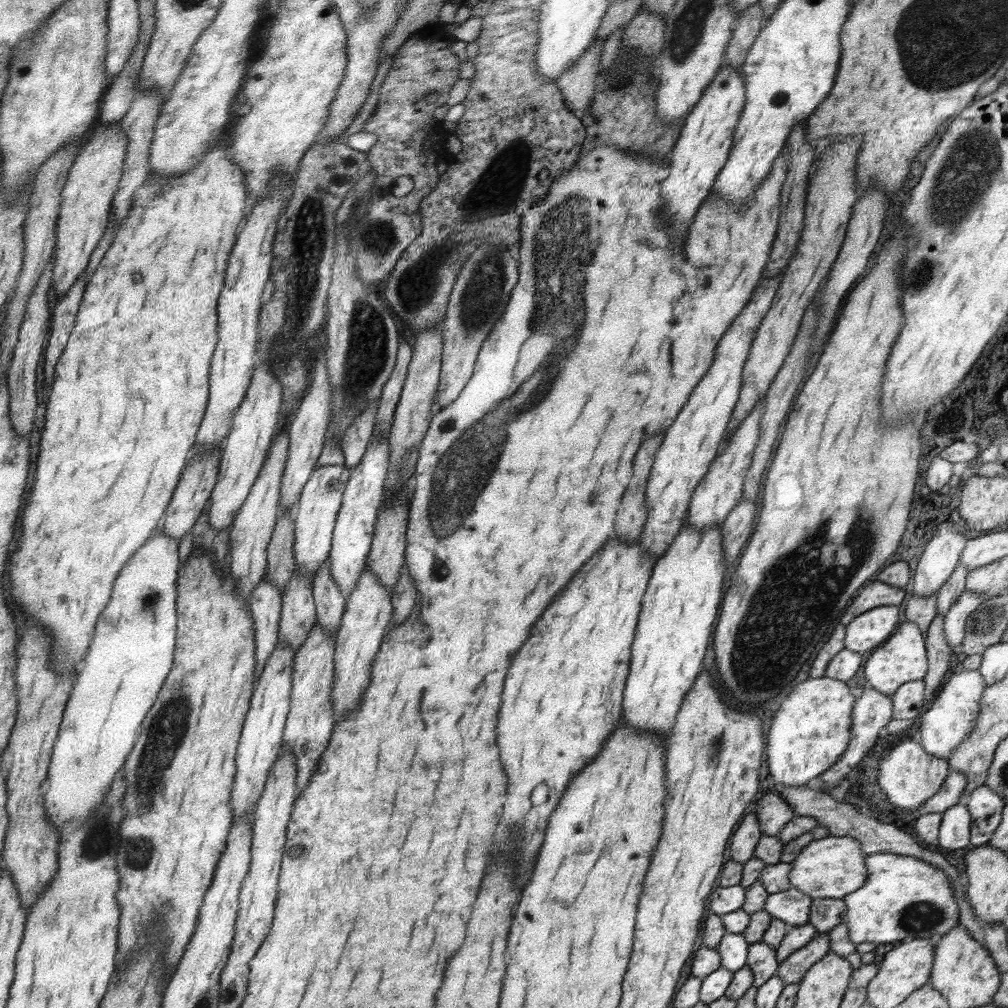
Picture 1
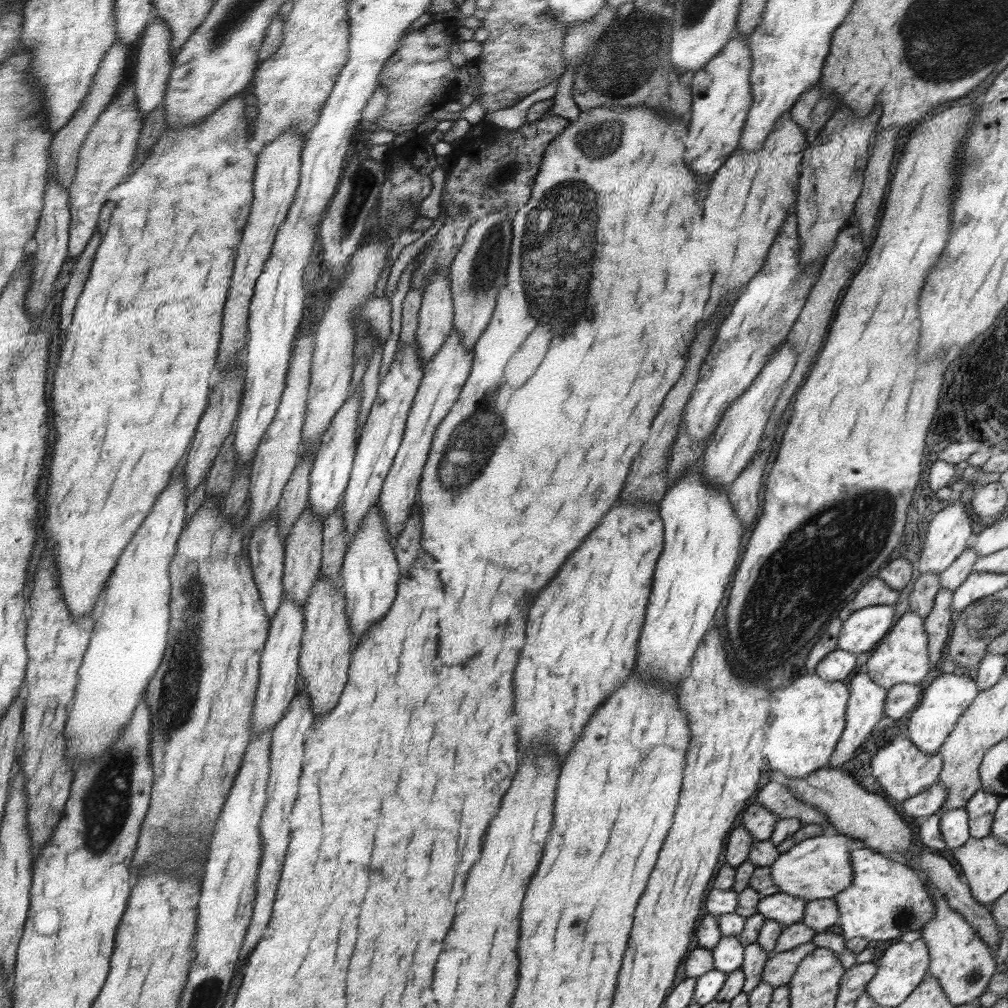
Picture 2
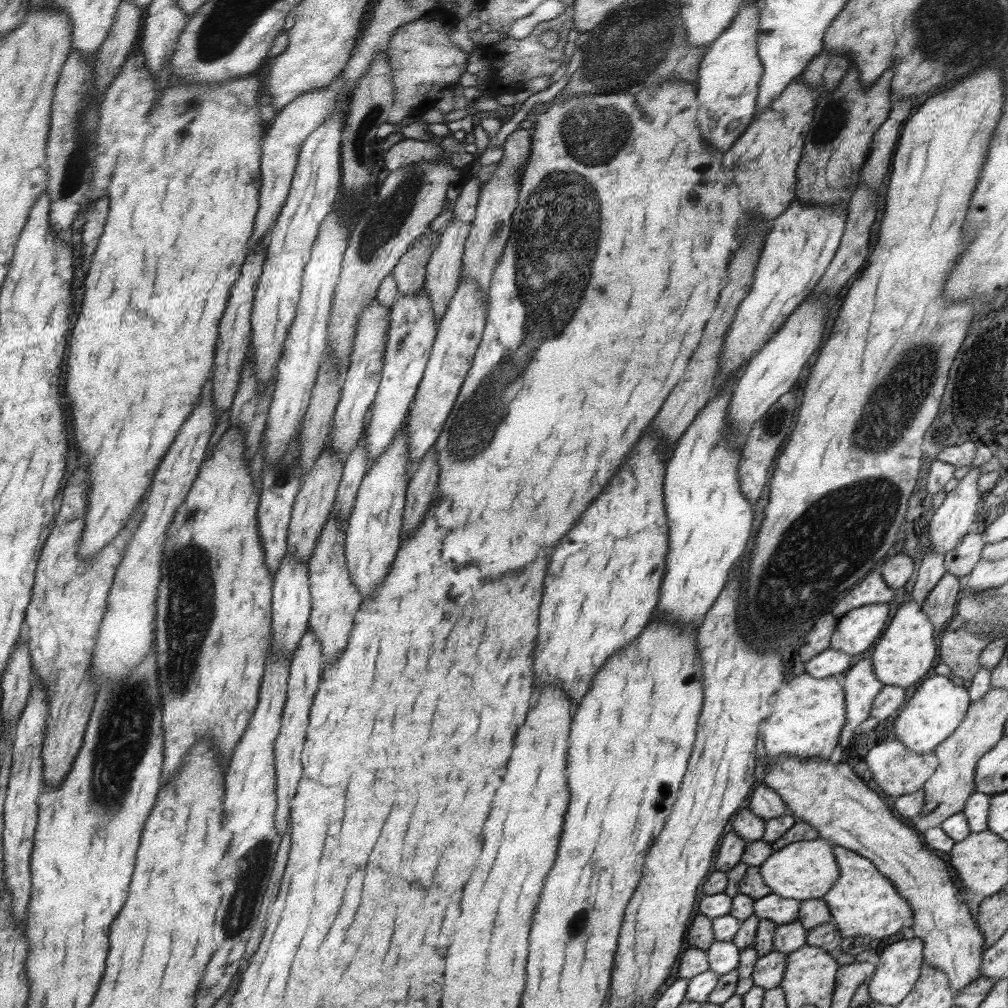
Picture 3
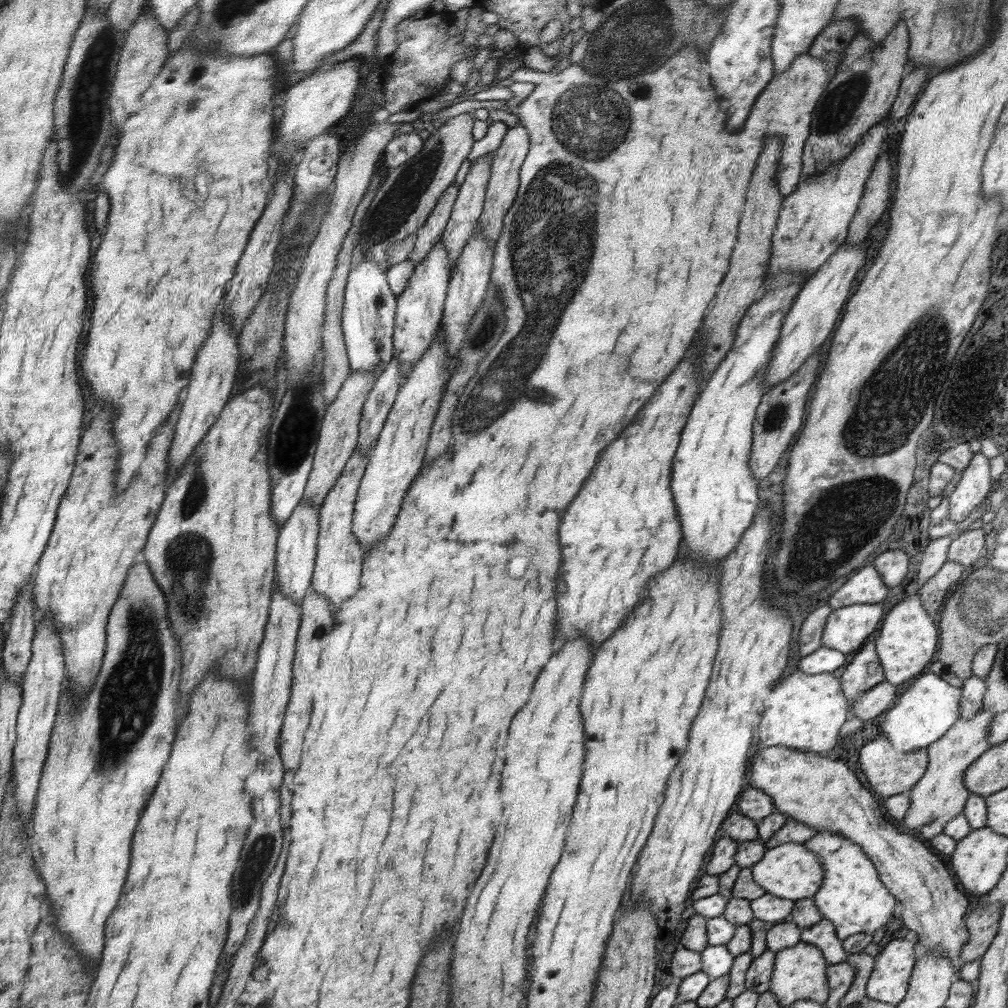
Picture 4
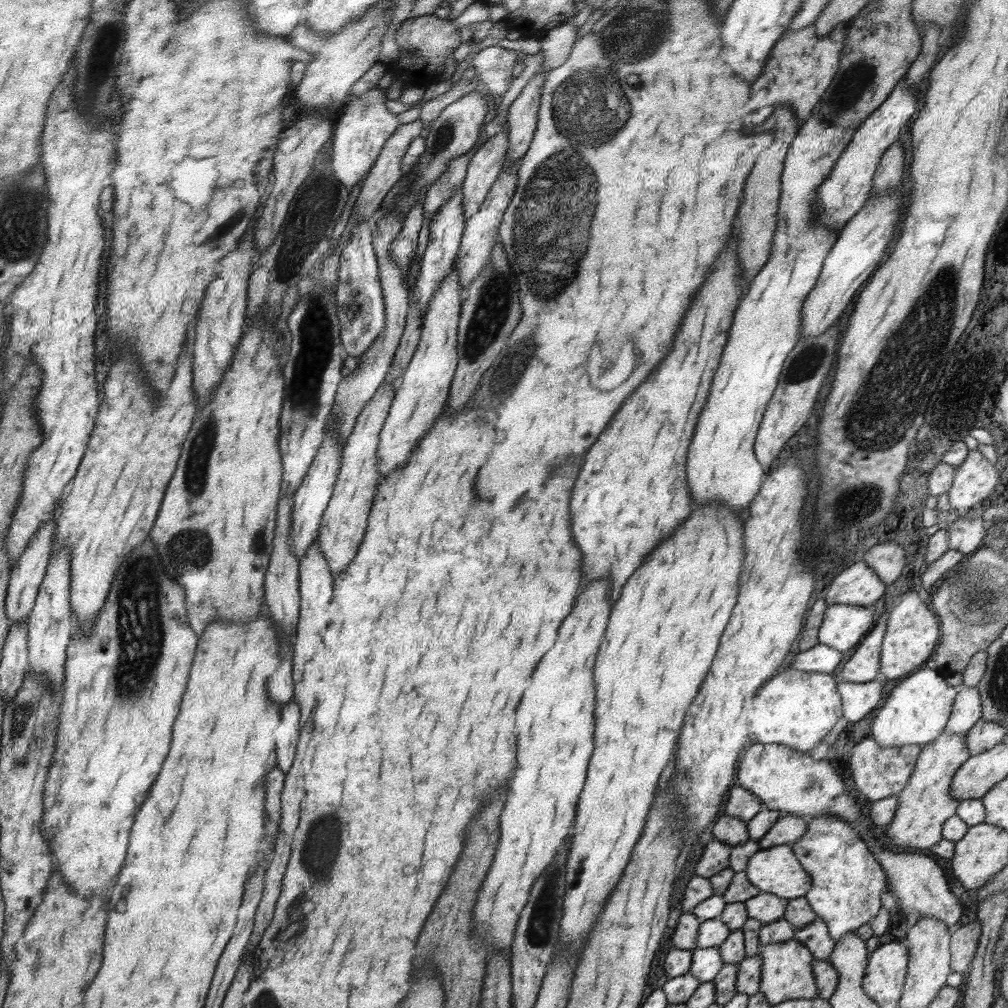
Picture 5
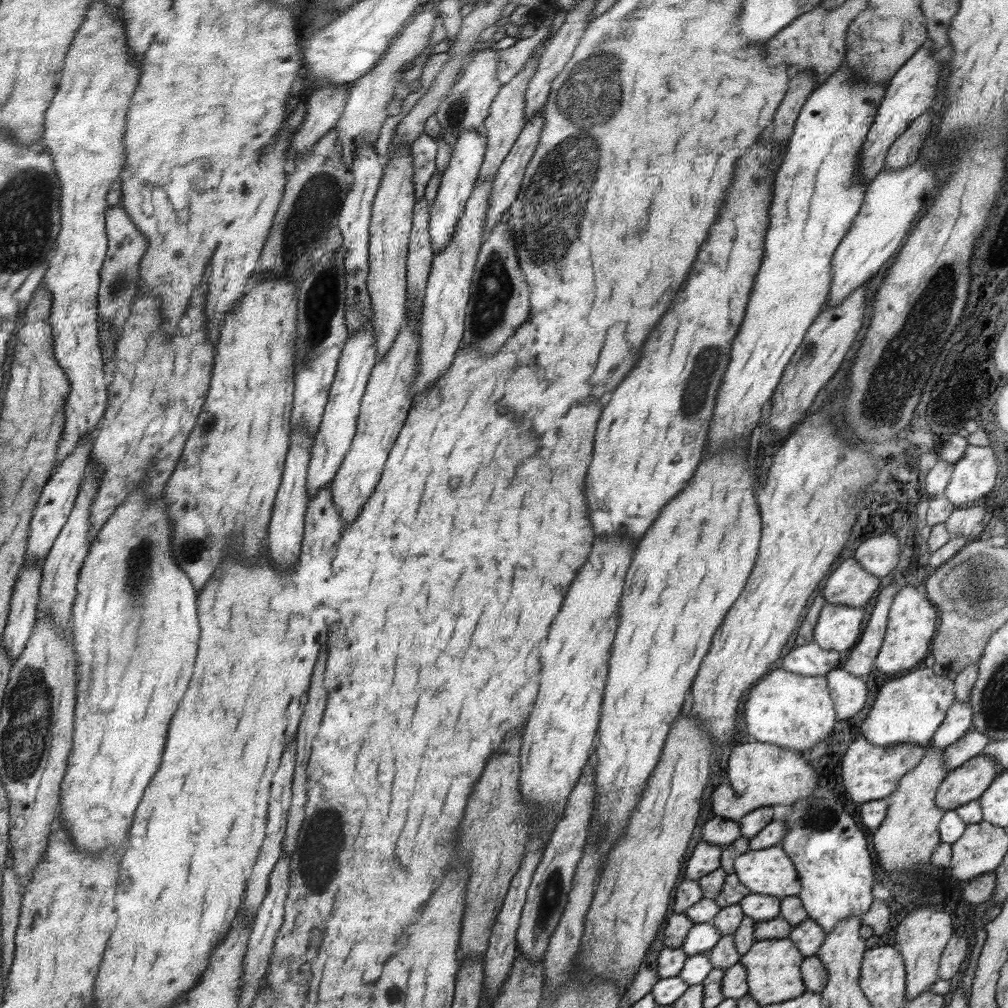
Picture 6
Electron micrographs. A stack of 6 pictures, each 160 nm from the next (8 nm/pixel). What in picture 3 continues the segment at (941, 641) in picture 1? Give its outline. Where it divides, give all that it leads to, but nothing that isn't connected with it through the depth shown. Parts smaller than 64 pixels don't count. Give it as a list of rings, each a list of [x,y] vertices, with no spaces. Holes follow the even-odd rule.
[[[946,571],[946,574],[936,583],[934,588],[923,600],[922,610],[934,625],[936,636],[947,626],[954,616],[957,602],[963,591],[962,578]]]

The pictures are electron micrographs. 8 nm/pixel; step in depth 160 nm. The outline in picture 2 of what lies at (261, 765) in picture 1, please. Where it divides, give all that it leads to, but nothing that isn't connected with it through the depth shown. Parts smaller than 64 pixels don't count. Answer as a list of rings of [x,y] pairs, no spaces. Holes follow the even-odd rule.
[[[284,595],[275,617],[270,618],[270,635],[262,652],[259,664],[259,687],[256,692],[254,709],[254,726],[251,738],[258,738],[262,731],[271,731],[278,726],[283,712],[291,707],[292,701],[299,692],[300,651],[302,650],[303,634],[306,630],[306,613],[295,603],[294,599]]]

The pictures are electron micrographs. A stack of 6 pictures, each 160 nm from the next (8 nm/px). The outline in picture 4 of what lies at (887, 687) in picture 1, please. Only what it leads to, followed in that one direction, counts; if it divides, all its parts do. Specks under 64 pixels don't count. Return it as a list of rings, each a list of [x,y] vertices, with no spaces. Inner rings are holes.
[[[910,596],[896,604],[882,622],[880,636],[874,641],[880,659],[885,681],[890,684],[902,684],[906,680],[917,679],[922,675],[924,666],[932,660],[932,655],[939,649],[939,631],[936,622],[924,608],[921,598]]]

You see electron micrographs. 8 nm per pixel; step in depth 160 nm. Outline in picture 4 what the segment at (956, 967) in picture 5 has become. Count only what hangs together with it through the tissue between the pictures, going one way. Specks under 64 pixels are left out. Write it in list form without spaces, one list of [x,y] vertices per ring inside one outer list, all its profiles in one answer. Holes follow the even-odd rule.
[[[981,903],[966,918],[968,929],[966,944],[961,948],[960,963],[970,963],[982,959],[993,938],[997,935],[1002,906]]]

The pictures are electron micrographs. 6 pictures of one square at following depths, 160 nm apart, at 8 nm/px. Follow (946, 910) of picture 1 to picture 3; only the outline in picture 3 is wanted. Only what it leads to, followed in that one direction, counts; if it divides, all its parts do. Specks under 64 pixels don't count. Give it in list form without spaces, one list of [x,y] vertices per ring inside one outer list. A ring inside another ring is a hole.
[[[833,845],[833,853],[840,876],[823,899],[830,909],[831,922],[838,927],[842,938],[866,935],[881,940],[896,934],[902,927],[912,926],[913,914],[908,901],[899,895],[886,876],[880,874],[871,860],[838,845]]]

